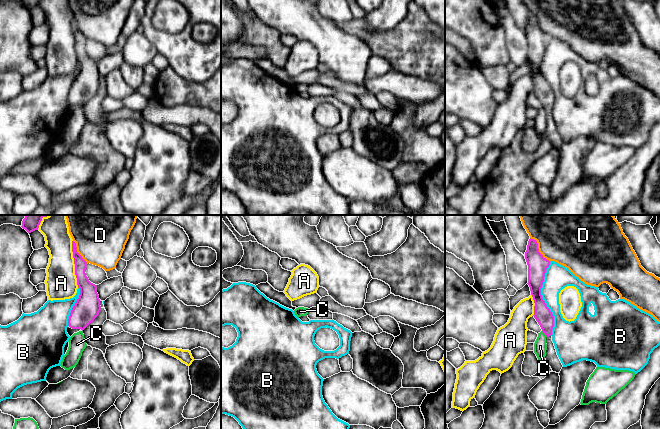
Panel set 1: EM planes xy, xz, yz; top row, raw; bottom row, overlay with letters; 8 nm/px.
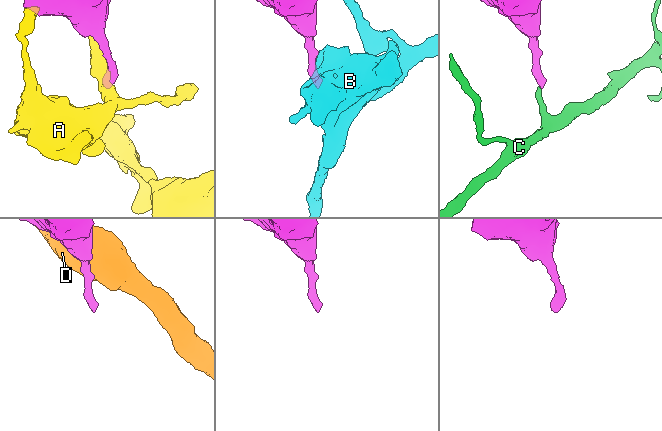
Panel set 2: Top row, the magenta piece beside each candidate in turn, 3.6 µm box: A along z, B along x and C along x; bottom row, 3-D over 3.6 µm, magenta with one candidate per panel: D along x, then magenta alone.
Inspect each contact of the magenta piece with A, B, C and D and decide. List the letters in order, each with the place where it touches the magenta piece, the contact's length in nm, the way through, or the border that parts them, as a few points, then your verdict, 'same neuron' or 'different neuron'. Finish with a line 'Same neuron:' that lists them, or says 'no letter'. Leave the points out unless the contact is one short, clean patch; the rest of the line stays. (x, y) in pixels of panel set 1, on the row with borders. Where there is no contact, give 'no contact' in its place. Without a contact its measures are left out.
A: meets magenta in xy at (74, 263); contact 380 nm long; different neuron
B: meets magenta in yz at (542, 298); contact 600 nm long; different neuron
C: meets magenta in yz at (545, 334); contact 60 nm long; border along yz (541, 331), (546, 336); different neuron
D: meets magenta in yz at (538, 249); contact 260 nm long; different neuron
Same neuron: no letter

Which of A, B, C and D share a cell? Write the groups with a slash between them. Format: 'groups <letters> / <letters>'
groups A / B / C / D

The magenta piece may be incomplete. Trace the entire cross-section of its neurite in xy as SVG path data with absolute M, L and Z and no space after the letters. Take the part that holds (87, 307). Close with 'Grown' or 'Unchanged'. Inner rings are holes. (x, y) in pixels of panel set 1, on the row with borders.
M72 241L72 252L80 295L71 310L68 326L72 329L81 329L83 331L98 316L101 306L97 285L91 283L86 276L87 262L77 252L74 241Z. Unchanged

